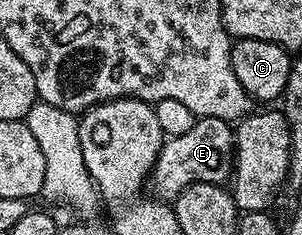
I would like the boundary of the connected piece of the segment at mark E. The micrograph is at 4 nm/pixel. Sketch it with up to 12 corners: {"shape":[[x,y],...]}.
{"shape":[[202,117],[164,142],[149,191],[173,201],[191,183],[226,184],[233,127]]}

